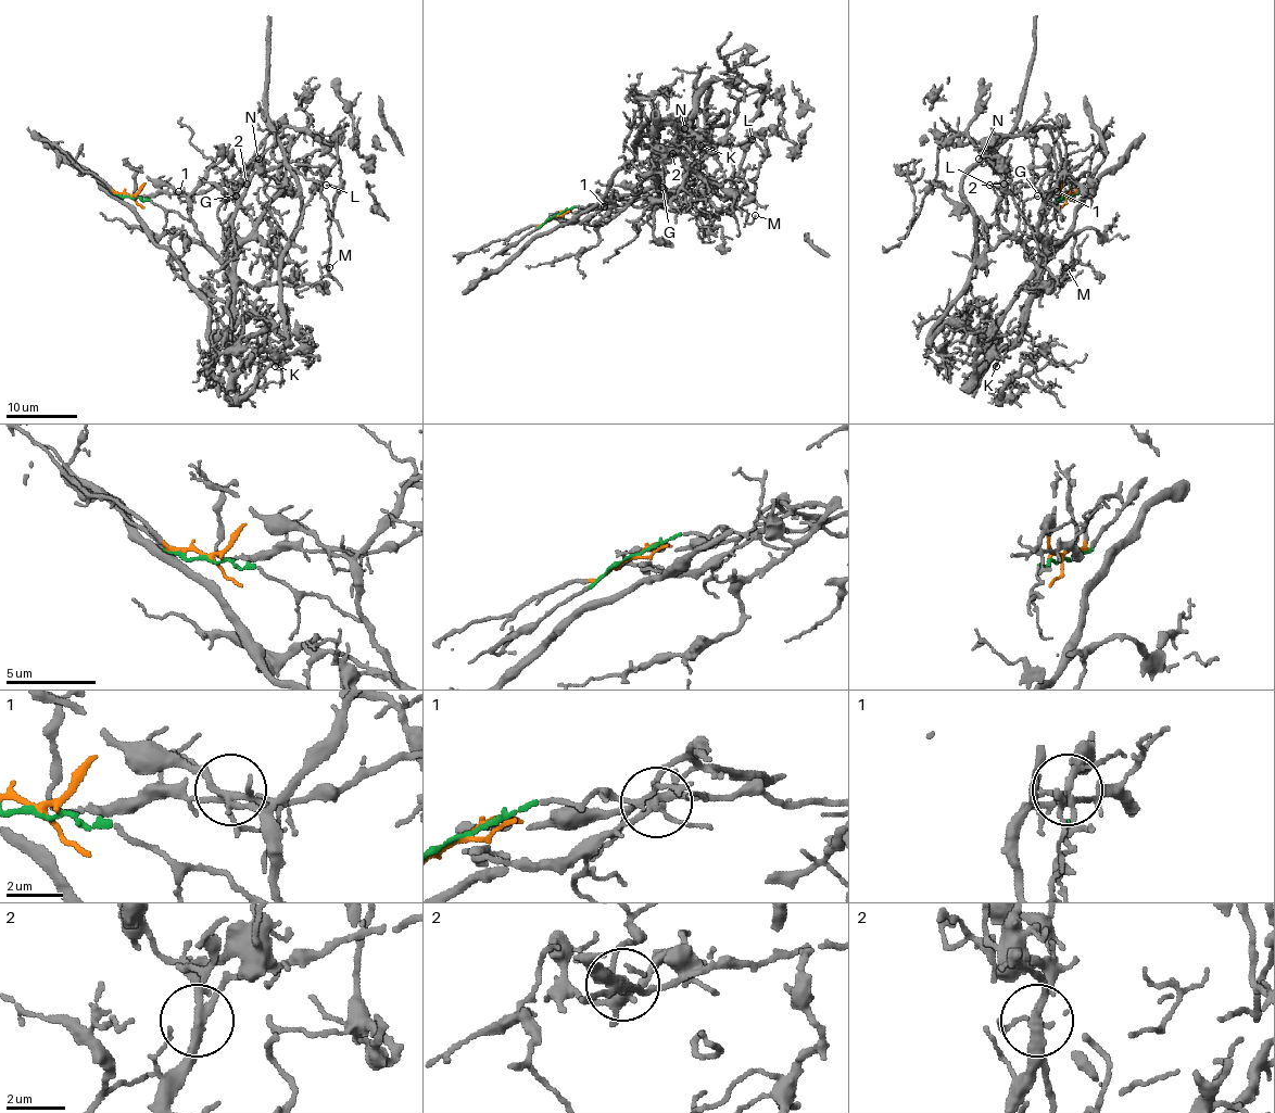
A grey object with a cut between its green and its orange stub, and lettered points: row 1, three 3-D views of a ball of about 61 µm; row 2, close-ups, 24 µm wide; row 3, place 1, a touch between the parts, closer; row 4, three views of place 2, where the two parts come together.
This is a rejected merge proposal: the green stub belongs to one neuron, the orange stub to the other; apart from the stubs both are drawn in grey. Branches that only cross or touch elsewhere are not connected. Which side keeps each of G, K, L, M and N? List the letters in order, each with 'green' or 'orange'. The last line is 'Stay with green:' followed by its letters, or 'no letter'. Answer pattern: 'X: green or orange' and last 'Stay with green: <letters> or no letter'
G: green
K: green
L: orange
M: green
N: green
Stay with green: G, K, M, N

